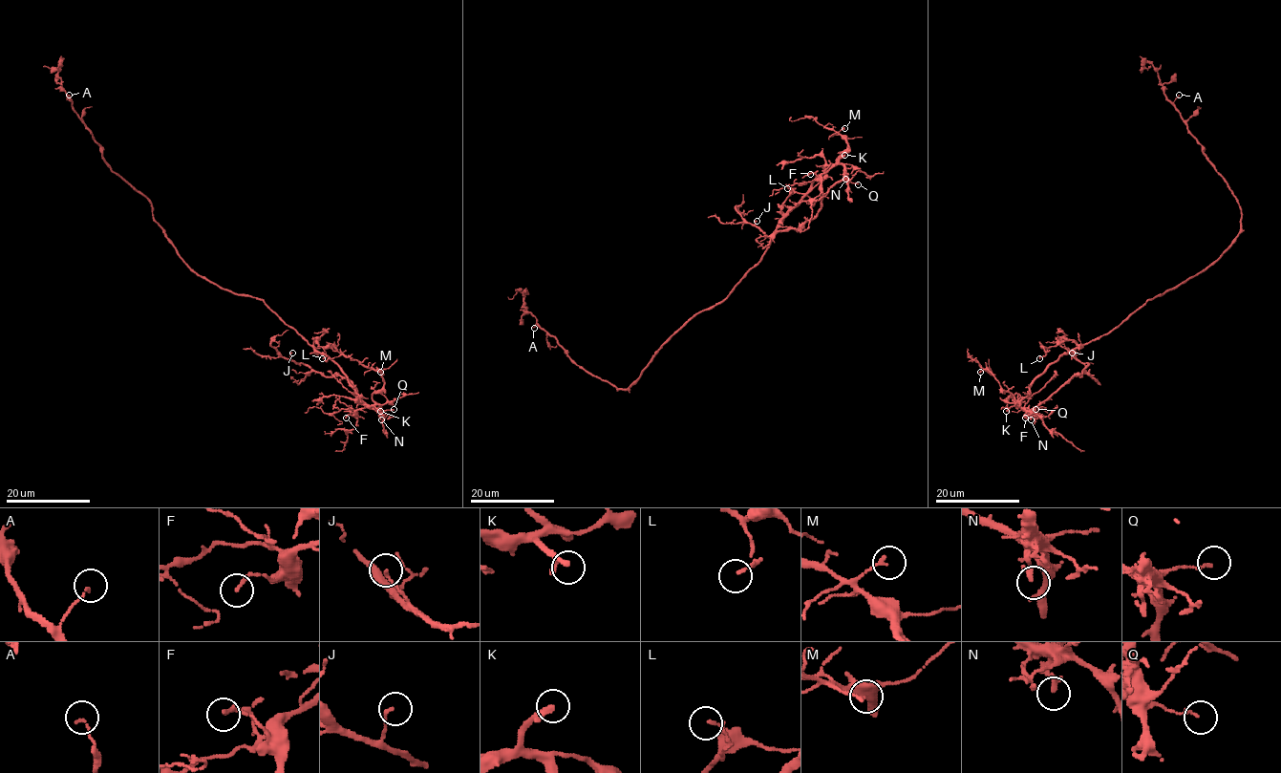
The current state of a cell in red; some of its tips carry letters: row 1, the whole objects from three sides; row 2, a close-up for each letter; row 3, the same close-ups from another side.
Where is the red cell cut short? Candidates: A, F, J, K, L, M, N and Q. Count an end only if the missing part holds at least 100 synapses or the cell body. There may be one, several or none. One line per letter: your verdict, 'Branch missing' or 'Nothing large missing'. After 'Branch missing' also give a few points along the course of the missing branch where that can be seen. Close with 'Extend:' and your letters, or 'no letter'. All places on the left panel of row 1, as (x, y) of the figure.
A: Nothing large missing
F: Nothing large missing
J: Nothing large missing
K: Branch missing. Course of what is missing: (380, 411), (394, 417), (407, 430), (414, 443), (430, 443), (426, 437), (418, 433), (427, 432)
L: Nothing large missing
M: Nothing large missing
N: Nothing large missing
Q: Nothing large missing
Extend: K

